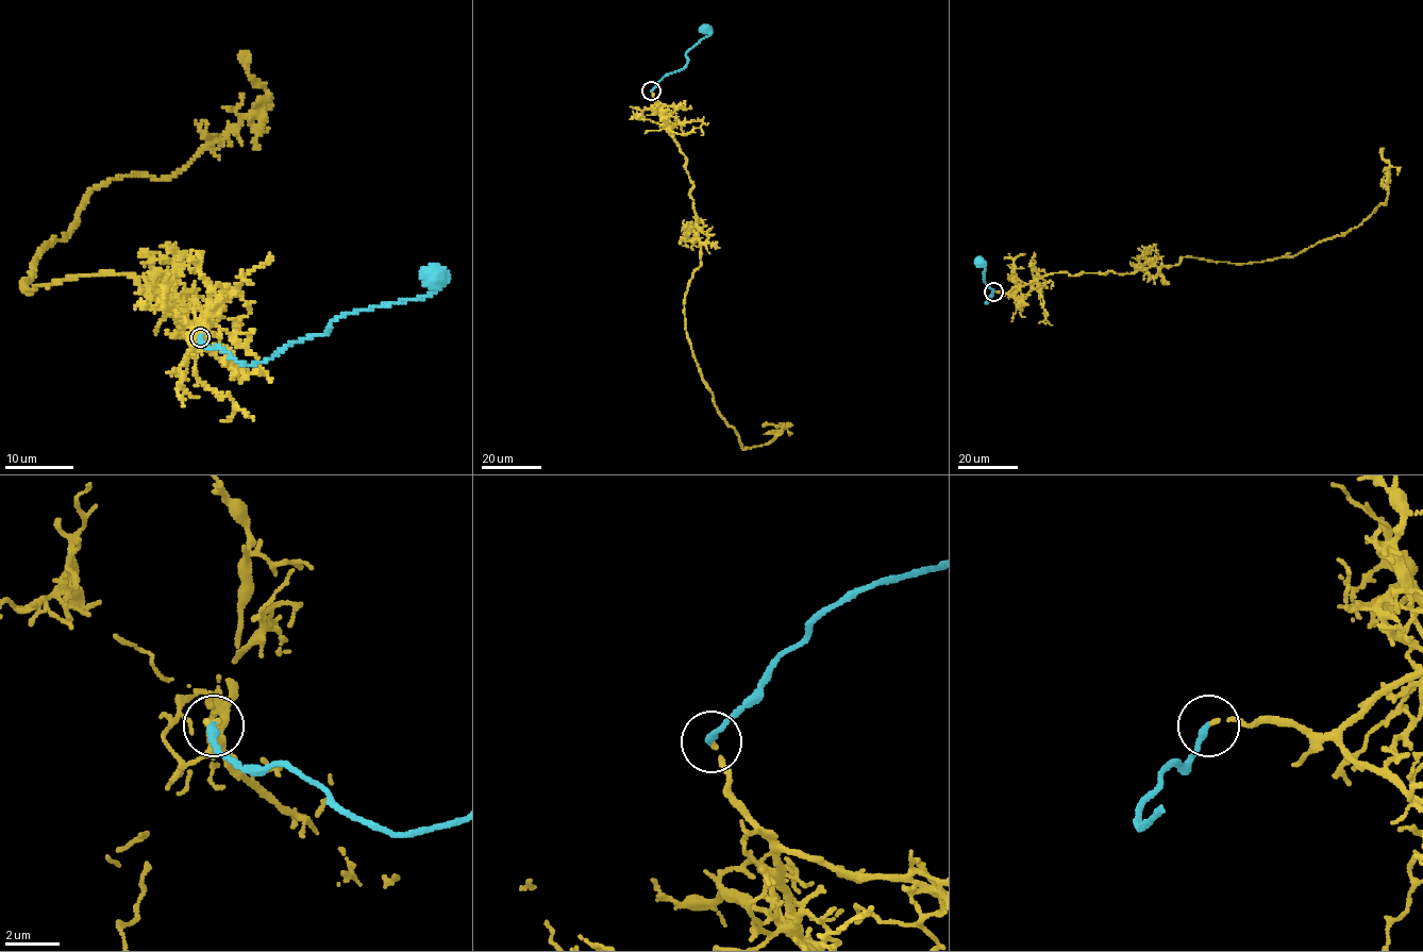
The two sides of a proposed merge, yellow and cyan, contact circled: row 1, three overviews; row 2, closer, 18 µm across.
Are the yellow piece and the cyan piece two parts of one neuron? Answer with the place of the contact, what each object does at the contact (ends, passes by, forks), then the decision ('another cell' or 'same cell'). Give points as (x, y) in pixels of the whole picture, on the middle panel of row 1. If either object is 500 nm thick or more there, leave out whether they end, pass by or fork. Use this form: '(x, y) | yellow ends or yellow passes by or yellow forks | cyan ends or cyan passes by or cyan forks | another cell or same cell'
(651, 90) | yellow ends | cyan ends | same cell

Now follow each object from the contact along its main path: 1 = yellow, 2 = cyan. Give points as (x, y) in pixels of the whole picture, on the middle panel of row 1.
1: (652, 90), (693, 185), (701, 262), (684, 304), (692, 354), (743, 449), (769, 444), (785, 426), (763, 427)
2: (651, 90), (666, 76), (684, 68), (687, 51), (709, 35), (704, 29)

